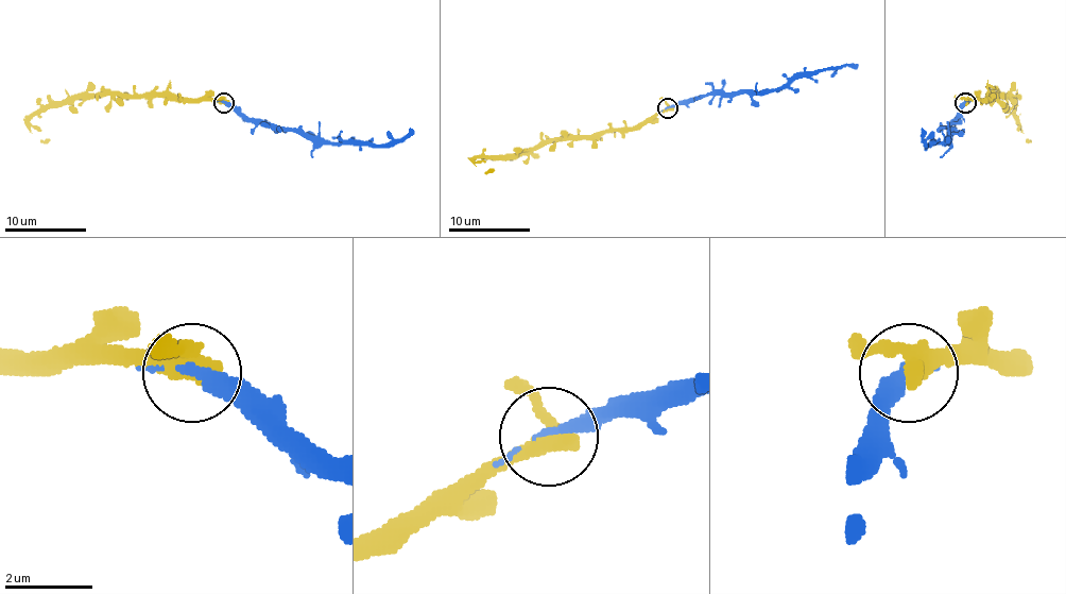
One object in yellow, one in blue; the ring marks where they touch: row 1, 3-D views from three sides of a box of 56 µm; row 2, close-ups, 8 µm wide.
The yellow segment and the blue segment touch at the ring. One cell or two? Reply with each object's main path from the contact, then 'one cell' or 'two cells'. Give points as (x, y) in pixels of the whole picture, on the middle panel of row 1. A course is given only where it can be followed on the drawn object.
course yellow (668, 107), (632, 128), (540, 140), (514, 154), (478, 156), (474, 160), (492, 168), (485, 174); course blue (668, 107), (694, 97), (784, 89), (800, 77), (846, 65), (857, 69); one cell

